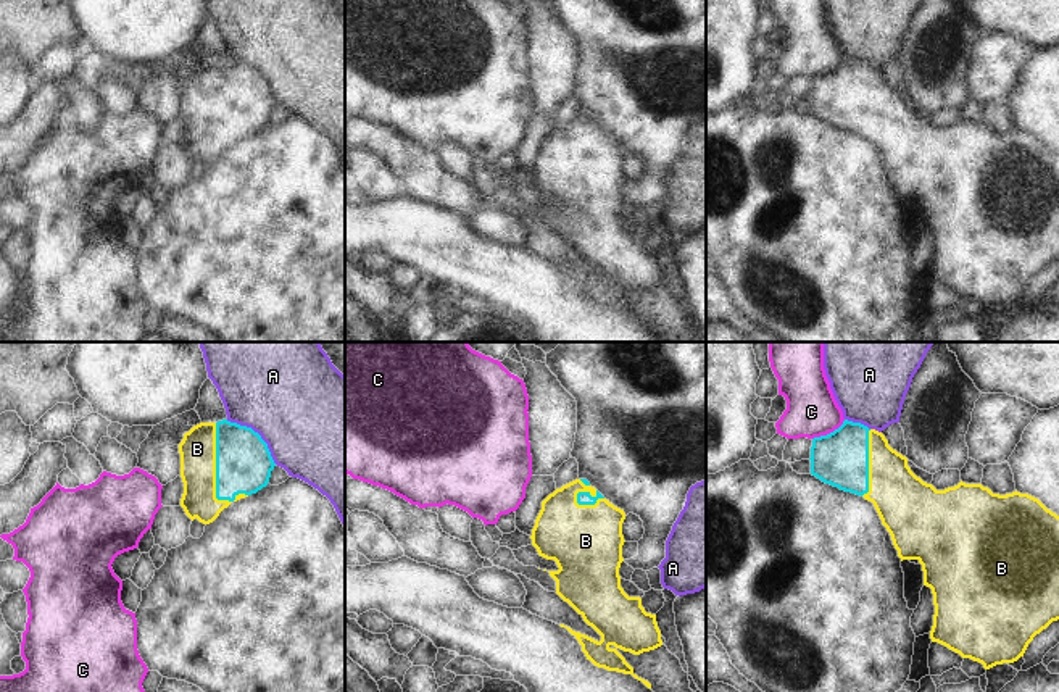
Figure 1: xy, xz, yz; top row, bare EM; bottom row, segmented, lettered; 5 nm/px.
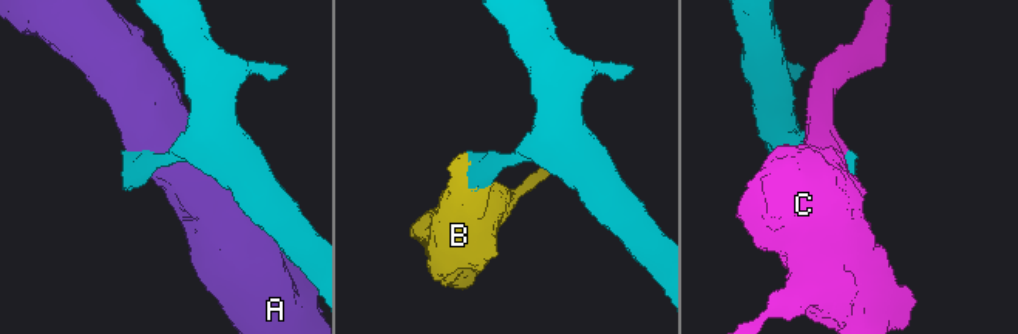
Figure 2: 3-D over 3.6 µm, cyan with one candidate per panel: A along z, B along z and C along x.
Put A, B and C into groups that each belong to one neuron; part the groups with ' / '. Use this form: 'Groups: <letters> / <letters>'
Groups: A / B / C

